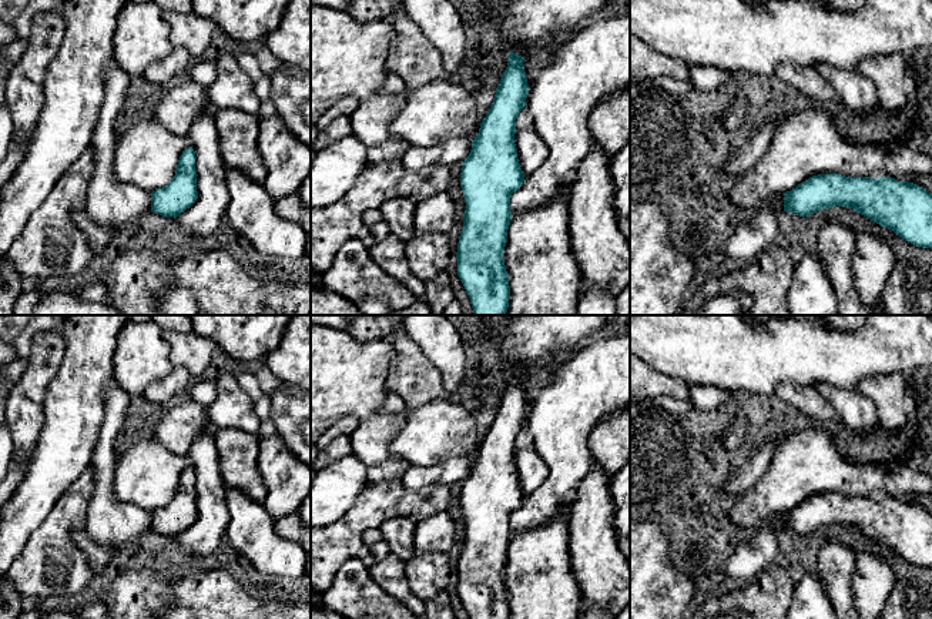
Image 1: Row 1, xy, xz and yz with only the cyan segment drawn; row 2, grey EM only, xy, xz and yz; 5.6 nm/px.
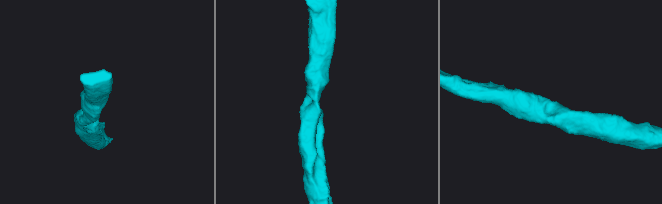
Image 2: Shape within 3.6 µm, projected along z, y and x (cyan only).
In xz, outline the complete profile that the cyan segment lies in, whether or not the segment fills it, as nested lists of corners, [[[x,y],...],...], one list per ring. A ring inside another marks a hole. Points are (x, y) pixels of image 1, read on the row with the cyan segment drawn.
[[[509,53],[507,67],[496,88],[493,103],[472,140],[470,154],[462,163],[460,185],[466,203],[463,228],[457,242],[457,275],[470,298],[473,315],[506,315],[510,300],[509,275],[503,250],[512,221],[510,197],[524,181],[514,144],[516,118],[526,107],[529,84],[523,57]]]

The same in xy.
[[[188,147],[182,151],[174,178],[151,193],[151,211],[162,217],[177,218],[198,198],[195,151]]]

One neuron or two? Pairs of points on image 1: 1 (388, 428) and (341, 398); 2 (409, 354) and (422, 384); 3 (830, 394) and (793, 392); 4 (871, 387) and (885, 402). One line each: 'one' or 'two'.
1: two
2: one
3: two
4: one

